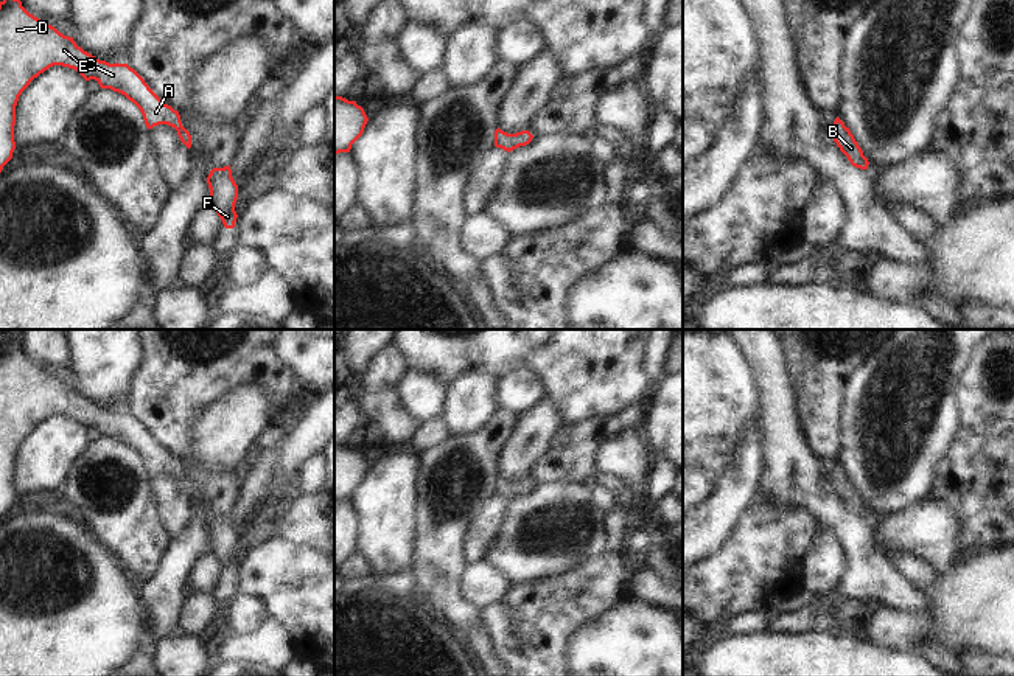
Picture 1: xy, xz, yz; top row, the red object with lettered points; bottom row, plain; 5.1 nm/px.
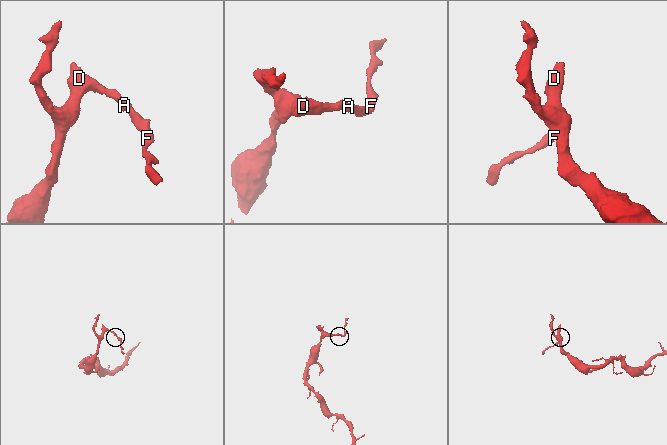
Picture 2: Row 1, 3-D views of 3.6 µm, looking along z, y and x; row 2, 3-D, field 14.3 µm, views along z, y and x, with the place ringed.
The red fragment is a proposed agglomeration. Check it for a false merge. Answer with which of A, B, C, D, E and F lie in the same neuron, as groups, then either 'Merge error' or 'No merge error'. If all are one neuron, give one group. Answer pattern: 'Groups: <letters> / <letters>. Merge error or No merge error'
Groups: A B C D E F. No merge error.

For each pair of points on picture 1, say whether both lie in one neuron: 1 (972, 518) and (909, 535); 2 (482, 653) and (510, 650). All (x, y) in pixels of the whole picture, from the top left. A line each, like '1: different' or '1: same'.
1: different
2: different

